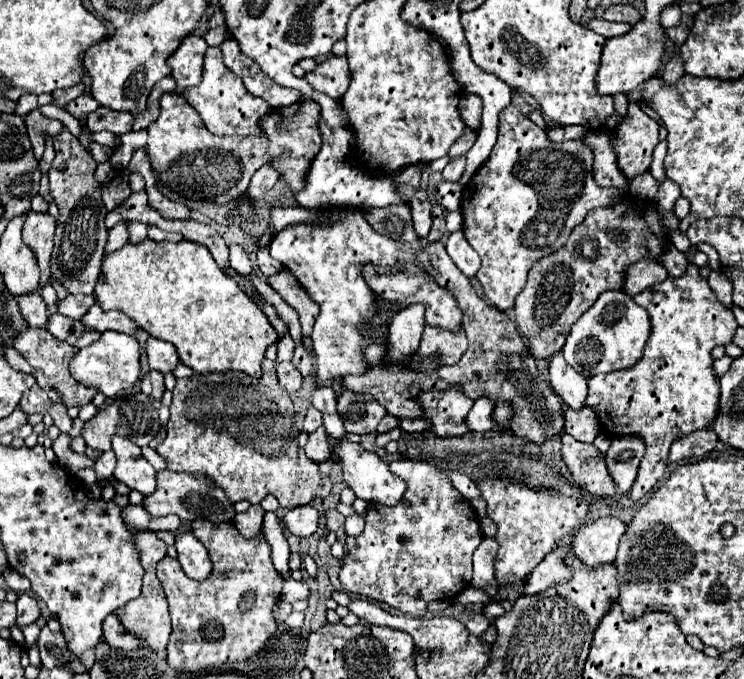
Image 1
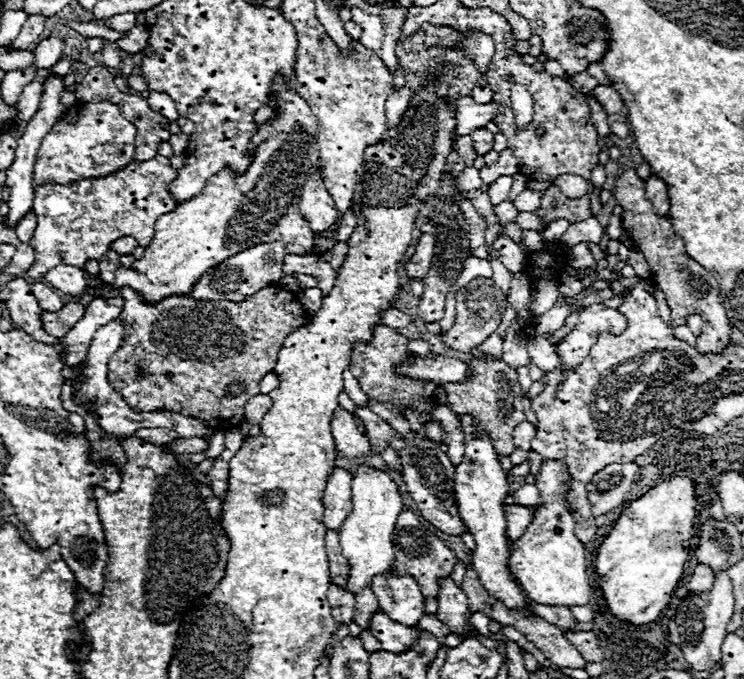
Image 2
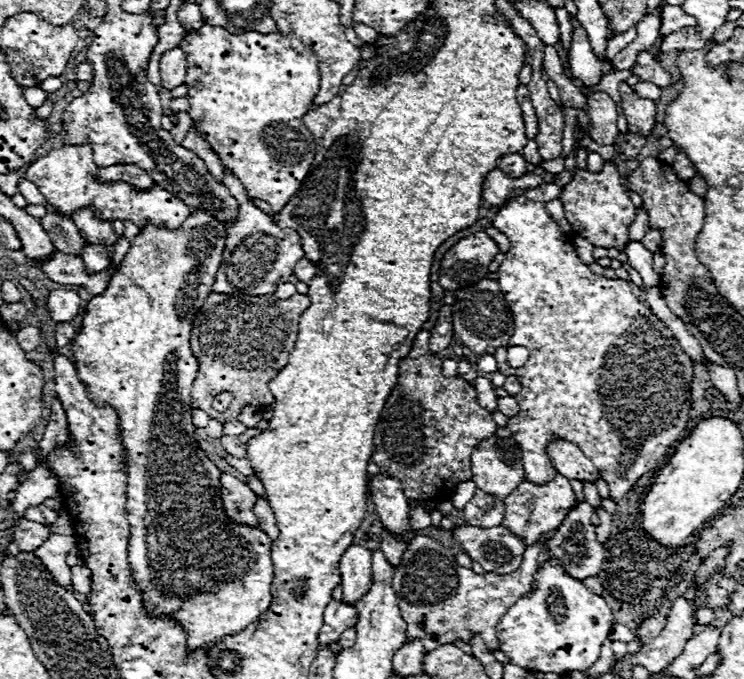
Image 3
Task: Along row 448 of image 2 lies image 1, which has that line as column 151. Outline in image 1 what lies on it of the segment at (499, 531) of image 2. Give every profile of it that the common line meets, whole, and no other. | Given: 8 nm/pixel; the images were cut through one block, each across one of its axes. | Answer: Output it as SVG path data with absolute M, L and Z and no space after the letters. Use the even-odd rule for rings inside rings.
M122 436L112 438L112 448L118 458L114 478L124 482L130 490L138 490L142 496L152 494L156 490L156 470L142 456L140 448Z

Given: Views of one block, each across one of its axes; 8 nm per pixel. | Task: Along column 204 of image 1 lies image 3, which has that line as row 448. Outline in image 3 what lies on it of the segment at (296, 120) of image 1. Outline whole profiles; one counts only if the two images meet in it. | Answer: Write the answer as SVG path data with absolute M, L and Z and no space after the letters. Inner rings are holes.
M196 210L180 230L168 230L162 226L154 226L152 222L144 224L140 228L138 236L132 240L132 248L122 262L120 274L116 274L116 278L112 278L112 282L108 284L104 294L94 296L88 302L84 320L82 320L82 328L72 342L76 370L82 378L82 382L86 382L92 398L96 398L96 402L100 402L100 406L104 406L104 402L108 402L110 406L116 406L116 412L120 414L122 438L124 438L124 446L128 450L128 486L126 486L126 498L128 498L126 500L126 518L130 522L130 546L128 546L130 554L128 554L128 558L134 568L134 578L144 590L146 610L172 614L172 618L176 618L180 622L180 626L184 626L184 630L188 630L188 648L190 650L194 650L196 646L202 646L204 642L214 642L222 636L236 634L236 632L244 630L250 622L258 620L260 614L266 612L270 606L270 600L272 600L270 582L274 576L272 560L270 560L272 540L260 528L252 530L248 526L236 526L236 524L228 522L228 518L224 516L222 506L220 506L220 496L218 496L220 494L220 470L200 450L196 436L194 436L194 424L192 424L192 414L190 414L192 412L190 392L192 392L192 382L198 372L198 360L190 348L190 330L192 330L192 322L194 322L198 310L204 306L208 294L212 292L214 276L222 262L224 234L226 234L226 224L220 222L220 232L218 232L218 224L214 220L210 220L204 210Z

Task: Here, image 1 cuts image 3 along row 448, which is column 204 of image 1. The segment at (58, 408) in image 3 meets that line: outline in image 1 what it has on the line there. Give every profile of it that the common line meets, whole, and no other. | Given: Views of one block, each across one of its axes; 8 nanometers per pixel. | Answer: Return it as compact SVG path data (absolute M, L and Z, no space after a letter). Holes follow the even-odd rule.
M190 34L182 40L178 46L178 52L174 52L168 58L168 66L172 68L172 76L178 84L176 92L182 92L184 88L196 86L202 80L202 58L208 44L202 36Z

